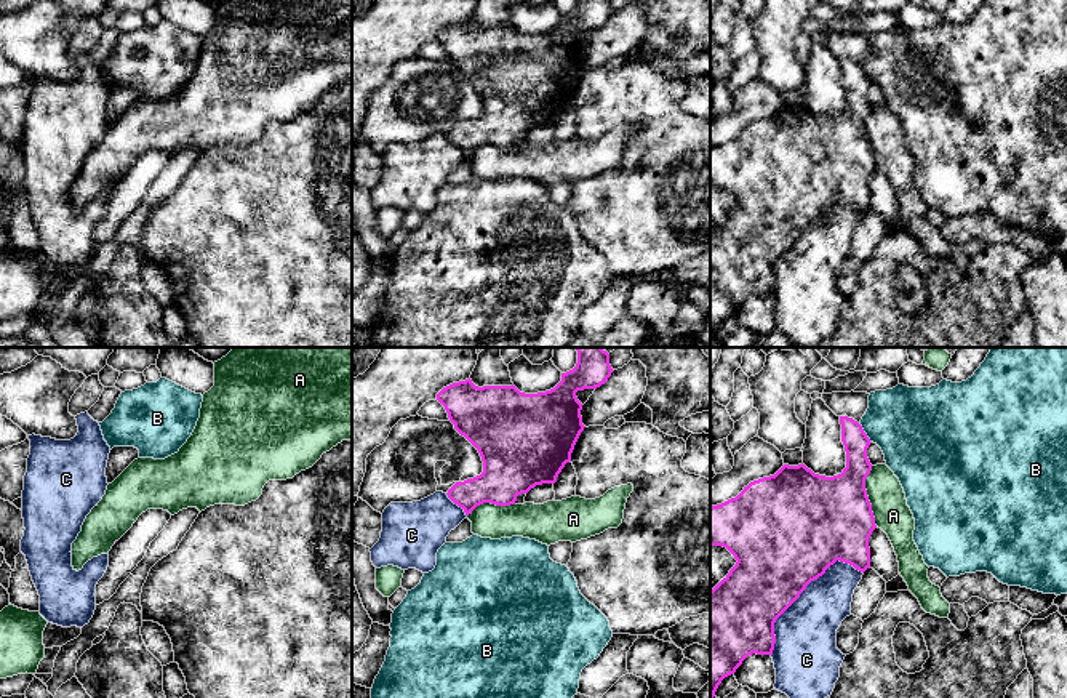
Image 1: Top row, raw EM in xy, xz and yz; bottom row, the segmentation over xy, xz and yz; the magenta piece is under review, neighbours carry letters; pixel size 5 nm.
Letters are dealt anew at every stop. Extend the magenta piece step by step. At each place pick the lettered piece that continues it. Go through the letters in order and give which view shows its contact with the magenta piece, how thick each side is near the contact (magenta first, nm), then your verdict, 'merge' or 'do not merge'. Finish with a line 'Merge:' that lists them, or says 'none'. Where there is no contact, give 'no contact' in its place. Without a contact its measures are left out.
A: meets magenta in yz; 440 nm thick on the magenta side, 180 nm on the other; do not merge
B: meets magenta in yz; 140 nm thick on the magenta side, 400 nm on the other; do not merge
C: meets magenta in yz; 460 nm thick on the magenta side, 300 nm on the other; do not merge
Merge: none

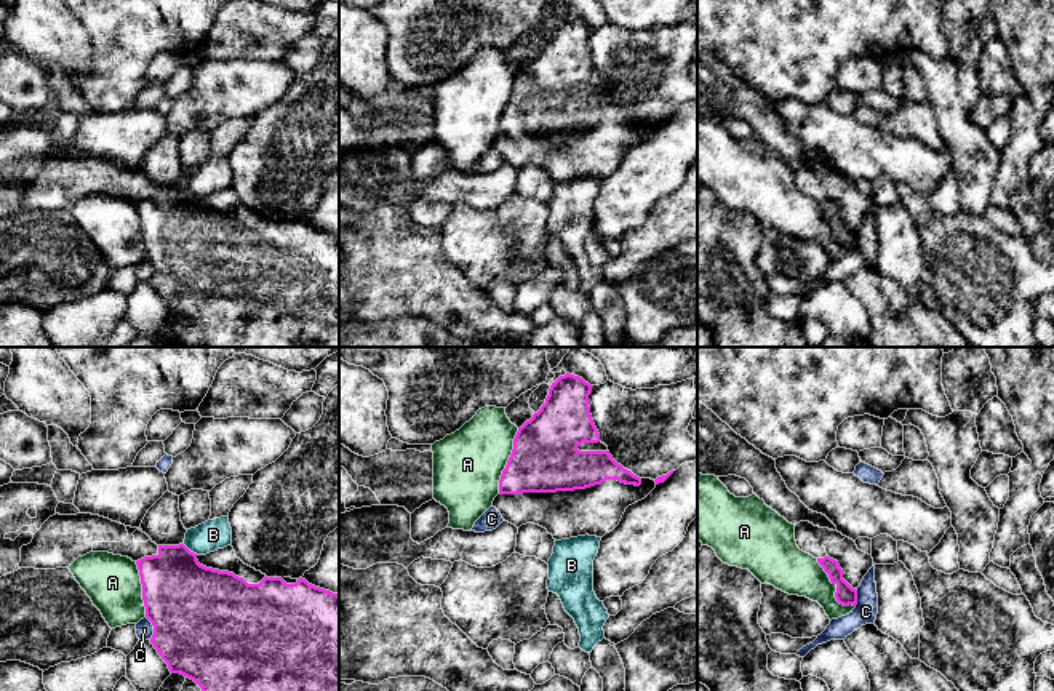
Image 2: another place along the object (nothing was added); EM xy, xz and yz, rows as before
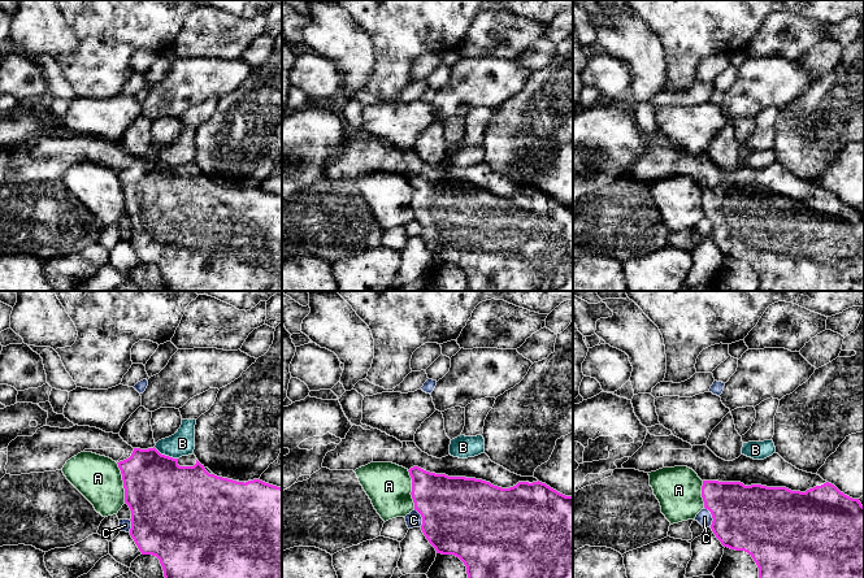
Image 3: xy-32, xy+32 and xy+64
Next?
A: meets magenta in xz; 340 nm thick on the magenta side, 360 nm on the other; do not merge
B: meets magenta in xy; 400 nm thick on the magenta side, 150 nm on the other; do not merge
C: meets magenta in xy; 500 nm thick on the magenta side, 90 nm on the other; do not merge
Merge: none

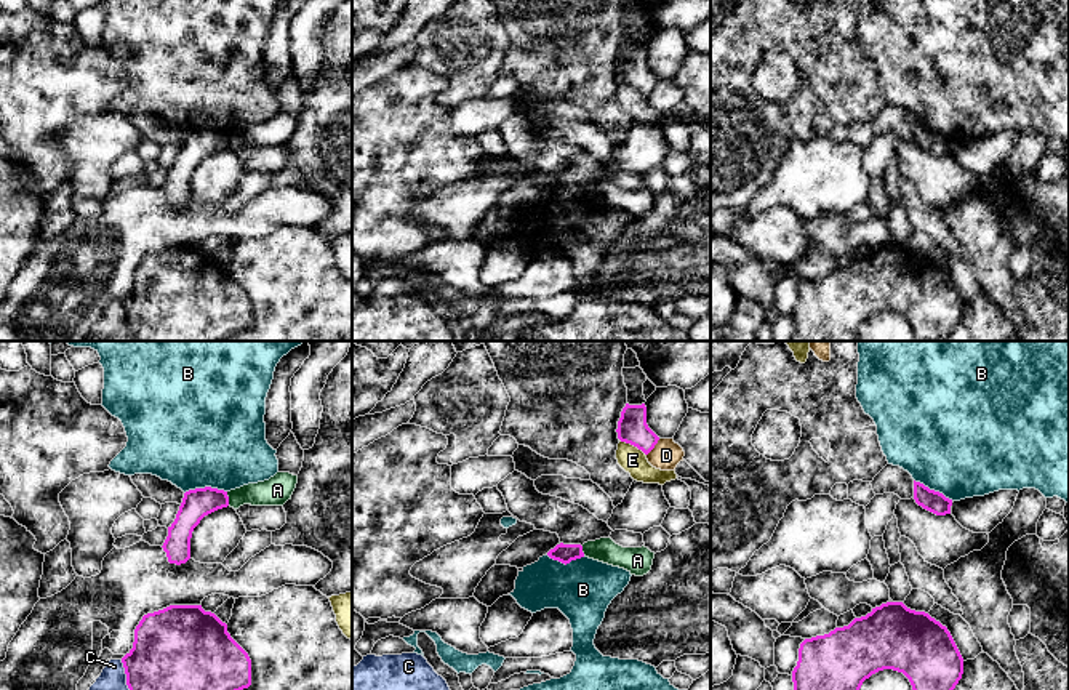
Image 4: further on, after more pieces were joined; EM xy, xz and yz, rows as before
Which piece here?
A: meets magenta in xy; 150 nm thick on the magenta side, 140 nm on the other; do not merge
B: meets magenta in xy; 150 nm thick on the magenta side, 500 nm on the other; do not merge
C: meets magenta in xy; 480 nm thick on the magenta side, 220 nm on the other; do not merge
D: meets magenta in xz; 150 nm thick on the magenta side, 150 nm on the other; do not merge
E: meets magenta in xz; 150 nm thick on the magenta side, 130 nm on the other; do not merge
Merge: none

